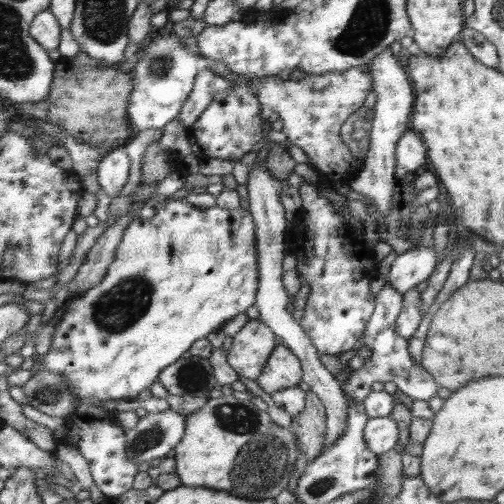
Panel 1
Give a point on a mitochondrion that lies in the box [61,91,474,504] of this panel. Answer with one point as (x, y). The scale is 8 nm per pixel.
(262, 462)

